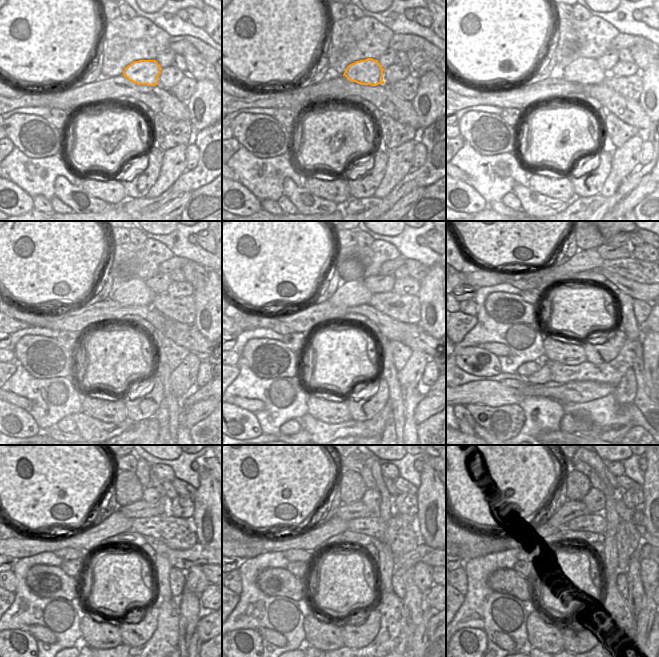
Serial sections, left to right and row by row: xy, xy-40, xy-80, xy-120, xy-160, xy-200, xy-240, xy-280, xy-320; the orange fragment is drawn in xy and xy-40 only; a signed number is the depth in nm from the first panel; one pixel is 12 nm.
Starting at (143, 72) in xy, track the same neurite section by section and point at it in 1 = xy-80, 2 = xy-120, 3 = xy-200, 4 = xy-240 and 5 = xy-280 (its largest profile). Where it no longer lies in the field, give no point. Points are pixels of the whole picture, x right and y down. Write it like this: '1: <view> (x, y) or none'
1: xy-80 (586, 71)
2: xy-120 (134, 292)
3: xy-200 (571, 296)
4: xy-240 (92, 537)
5: xy-280 (313, 539)

